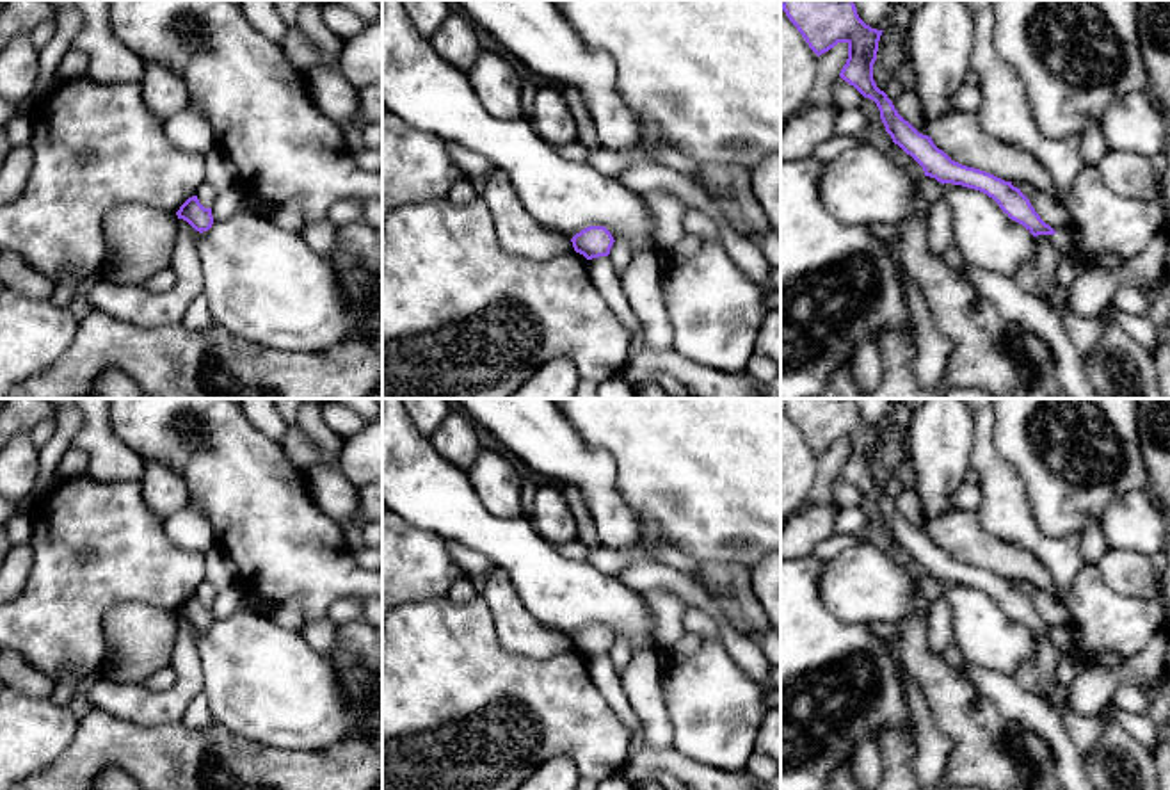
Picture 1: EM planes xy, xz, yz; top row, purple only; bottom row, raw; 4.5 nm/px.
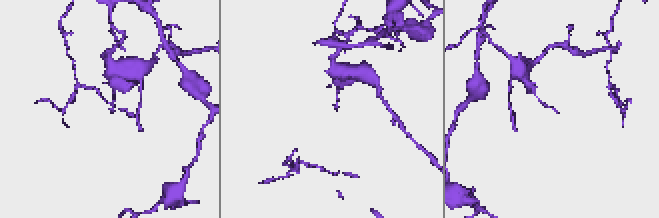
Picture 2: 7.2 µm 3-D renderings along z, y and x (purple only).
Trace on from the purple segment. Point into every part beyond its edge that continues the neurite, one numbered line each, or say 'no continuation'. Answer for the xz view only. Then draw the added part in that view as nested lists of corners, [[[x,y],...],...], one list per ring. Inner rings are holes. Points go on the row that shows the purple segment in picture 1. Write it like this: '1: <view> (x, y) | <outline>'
no continuation

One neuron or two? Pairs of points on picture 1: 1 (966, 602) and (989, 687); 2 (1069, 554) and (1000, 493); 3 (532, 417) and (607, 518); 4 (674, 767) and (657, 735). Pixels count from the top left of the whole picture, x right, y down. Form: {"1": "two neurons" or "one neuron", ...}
{"1": "two neurons", "2": "one neuron", "3": "one neuron", "4": "two neurons"}

